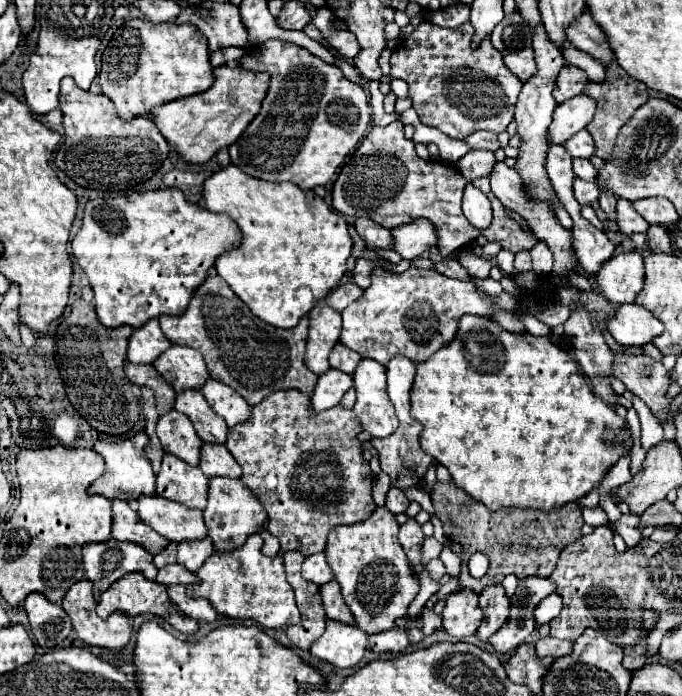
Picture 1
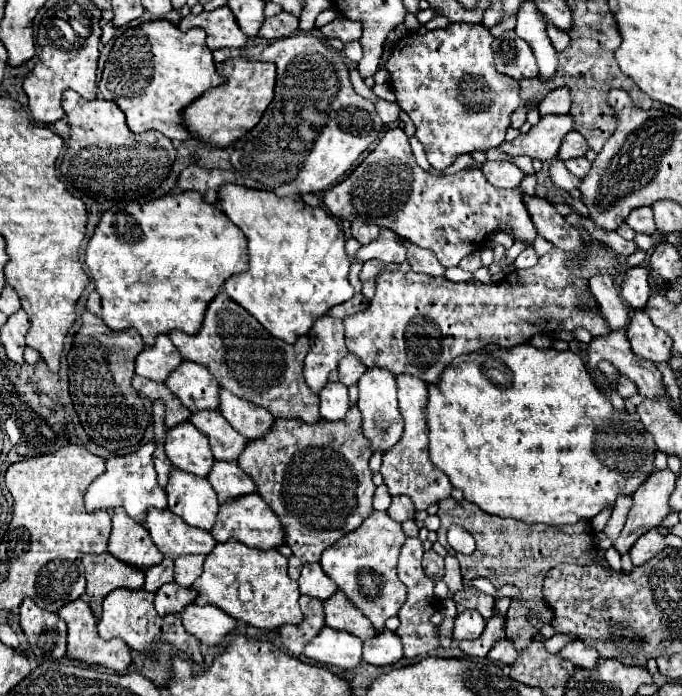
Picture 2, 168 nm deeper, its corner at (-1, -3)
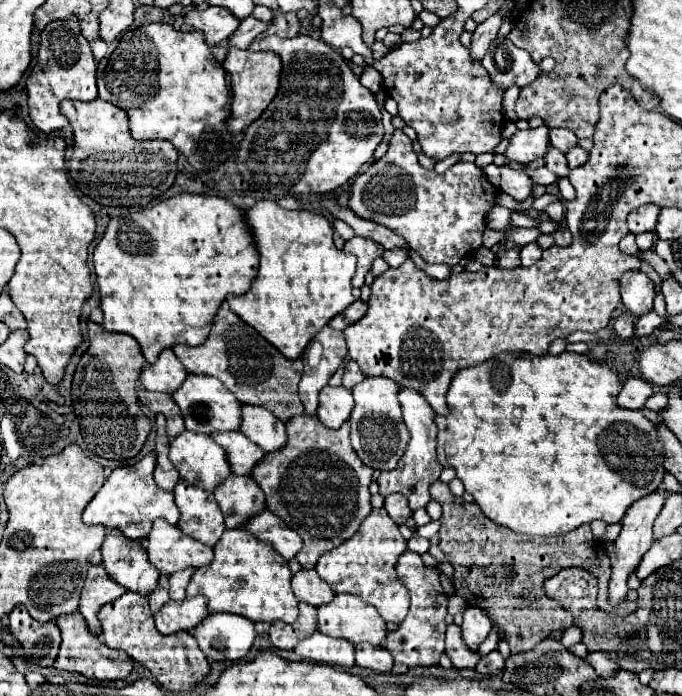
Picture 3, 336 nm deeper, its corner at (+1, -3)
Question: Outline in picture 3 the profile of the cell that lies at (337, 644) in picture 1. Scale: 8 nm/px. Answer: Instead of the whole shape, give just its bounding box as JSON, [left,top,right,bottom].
[293,631,355,667]

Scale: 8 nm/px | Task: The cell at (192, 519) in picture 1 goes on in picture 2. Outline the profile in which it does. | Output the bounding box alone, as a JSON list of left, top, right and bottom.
[147,509,217,559]

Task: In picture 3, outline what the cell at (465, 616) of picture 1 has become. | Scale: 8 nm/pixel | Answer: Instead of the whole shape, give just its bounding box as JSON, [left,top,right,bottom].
[461,607,491,647]

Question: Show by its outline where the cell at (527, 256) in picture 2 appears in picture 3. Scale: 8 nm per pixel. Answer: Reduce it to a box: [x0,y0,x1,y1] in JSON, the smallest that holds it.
[521,243,541,267]

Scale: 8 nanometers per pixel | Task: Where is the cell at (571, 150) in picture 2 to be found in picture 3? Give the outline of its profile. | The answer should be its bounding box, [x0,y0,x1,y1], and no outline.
[549,129,579,153]

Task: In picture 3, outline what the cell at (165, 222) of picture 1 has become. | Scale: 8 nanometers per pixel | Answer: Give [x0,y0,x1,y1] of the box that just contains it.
[93,193,259,363]

